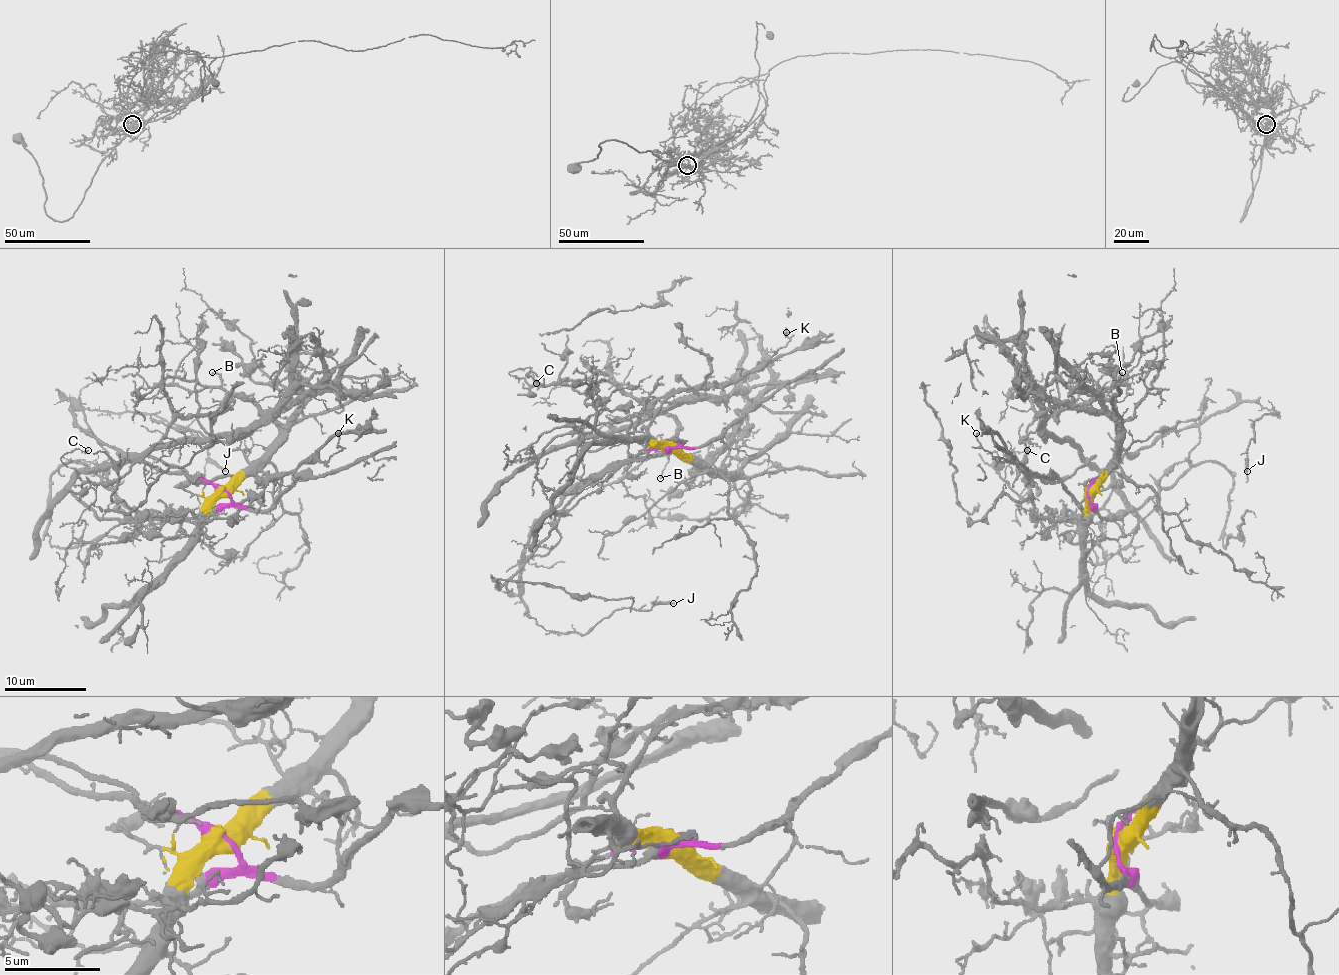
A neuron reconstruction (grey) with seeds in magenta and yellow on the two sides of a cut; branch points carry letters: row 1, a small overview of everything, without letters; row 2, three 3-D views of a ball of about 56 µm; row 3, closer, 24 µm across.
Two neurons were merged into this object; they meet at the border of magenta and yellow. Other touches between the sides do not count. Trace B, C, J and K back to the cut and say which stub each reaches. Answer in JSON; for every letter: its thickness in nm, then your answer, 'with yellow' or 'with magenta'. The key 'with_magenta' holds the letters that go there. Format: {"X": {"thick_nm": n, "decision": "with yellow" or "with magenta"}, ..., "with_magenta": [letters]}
{"B": {"thick_nm": 110, "decision": "with yellow"}, "C": {"thick_nm": 100, "decision": "with yellow"}, "J": {"thick_nm": 200, "decision": "with magenta"}, "K": {"thick_nm": 130, "decision": "with yellow"}, "with_magenta": ["J"]}

